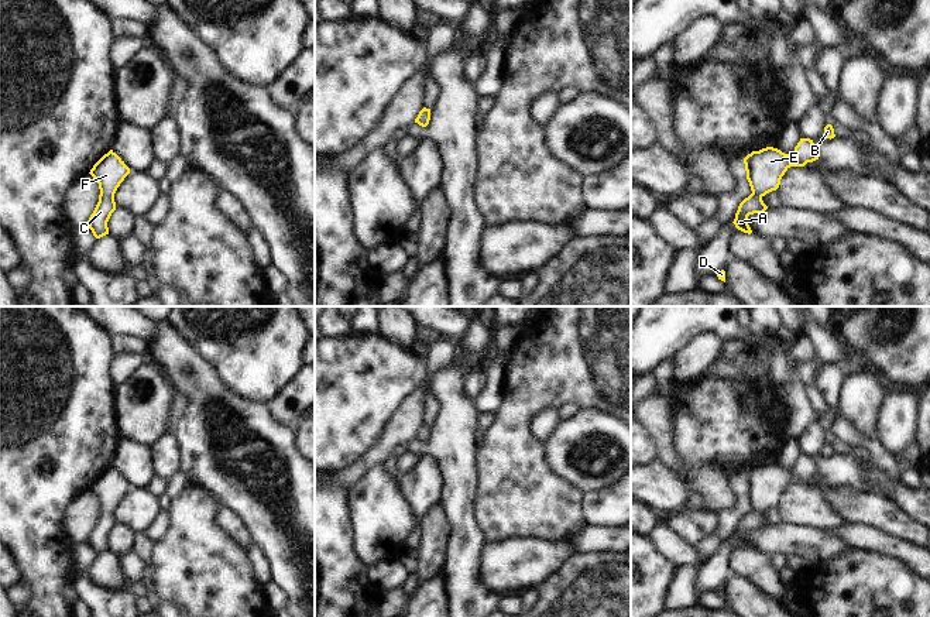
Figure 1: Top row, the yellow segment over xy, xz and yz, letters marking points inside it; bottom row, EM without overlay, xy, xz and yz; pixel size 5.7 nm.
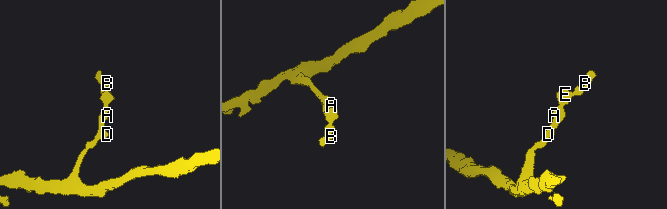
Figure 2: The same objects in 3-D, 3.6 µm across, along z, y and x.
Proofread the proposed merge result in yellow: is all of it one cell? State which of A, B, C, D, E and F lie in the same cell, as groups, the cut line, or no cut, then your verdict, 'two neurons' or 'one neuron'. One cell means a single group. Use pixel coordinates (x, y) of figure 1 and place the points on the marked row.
A B C D E F | no cut | one neuron

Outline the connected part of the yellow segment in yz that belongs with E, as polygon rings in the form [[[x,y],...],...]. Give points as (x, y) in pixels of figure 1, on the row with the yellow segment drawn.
[[[800,138],[792,154],[785,154],[773,147],[748,154],[744,164],[752,193],[738,206],[732,222],[735,227],[751,234],[748,216],[763,213],[768,209],[762,198],[779,188],[782,176],[790,167],[804,167],[816,160],[819,160],[819,150],[810,138]]]

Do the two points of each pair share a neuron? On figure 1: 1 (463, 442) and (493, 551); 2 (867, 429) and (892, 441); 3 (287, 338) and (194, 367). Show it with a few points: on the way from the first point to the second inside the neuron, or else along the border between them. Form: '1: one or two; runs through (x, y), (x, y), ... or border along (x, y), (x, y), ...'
1: two; border along (487, 541), (480, 555), (479, 573)
2: two; border along (882, 403), (878, 411), (877, 436)
3: two; border along (185, 339), (227, 390)

